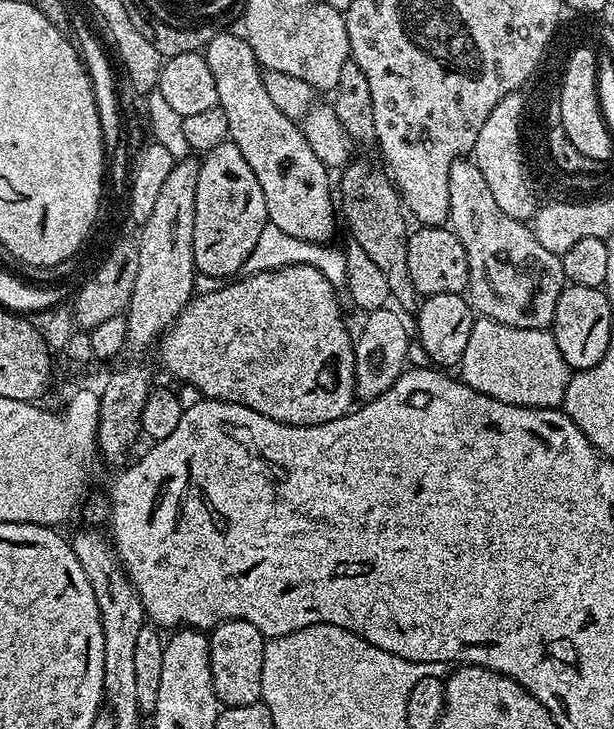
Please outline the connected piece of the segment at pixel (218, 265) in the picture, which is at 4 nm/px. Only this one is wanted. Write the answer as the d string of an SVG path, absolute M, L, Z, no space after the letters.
M231 142L214 146L214 150L200 160L198 194L194 198L194 262L197 273L213 278L235 277L245 267L250 252L257 245L258 236L268 224L262 186L258 186L250 162L242 158L242 150Z

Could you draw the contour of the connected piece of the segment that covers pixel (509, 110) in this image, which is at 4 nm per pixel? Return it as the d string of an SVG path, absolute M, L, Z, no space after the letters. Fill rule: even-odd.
M516 96L508 100L502 98L502 102L498 102L494 110L490 110L490 118L486 118L482 130L478 130L474 163L482 170L482 178L486 178L486 186L490 186L490 194L494 194L494 202L498 202L498 206L506 210L510 218L528 222L536 215L538 200L532 197L533 185L523 178L522 166L519 163L515 132L519 112L520 100L517 100Z

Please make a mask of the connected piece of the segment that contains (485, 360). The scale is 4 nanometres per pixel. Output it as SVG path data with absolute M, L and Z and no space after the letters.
M480 316L472 323L470 339L466 342L458 372L463 382L472 389L507 404L524 405L527 408L557 408L563 405L572 369L562 357L557 340L549 329L510 327Z

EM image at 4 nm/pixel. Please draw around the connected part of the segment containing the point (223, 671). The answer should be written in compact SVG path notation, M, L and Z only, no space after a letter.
M223 620L211 629L208 636L210 674L216 701L224 708L261 703L262 654L265 643L266 637L258 630L258 626L254 626L254 622Z

